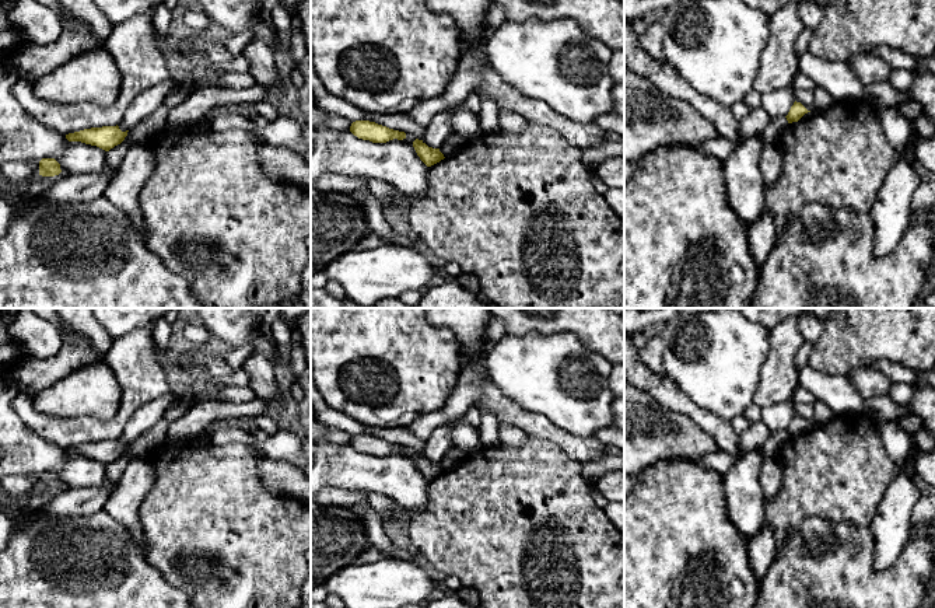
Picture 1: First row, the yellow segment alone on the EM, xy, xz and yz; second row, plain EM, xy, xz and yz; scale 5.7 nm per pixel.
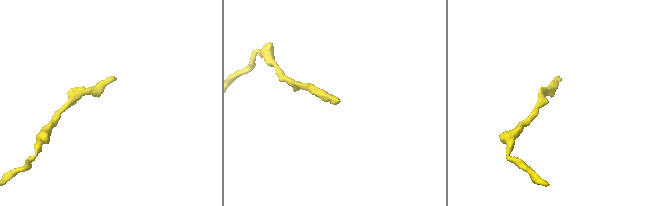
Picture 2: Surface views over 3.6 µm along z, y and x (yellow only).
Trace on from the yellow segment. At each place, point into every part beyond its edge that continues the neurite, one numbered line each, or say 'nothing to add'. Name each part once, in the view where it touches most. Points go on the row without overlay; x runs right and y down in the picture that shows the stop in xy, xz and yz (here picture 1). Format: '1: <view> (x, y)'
nothing to add

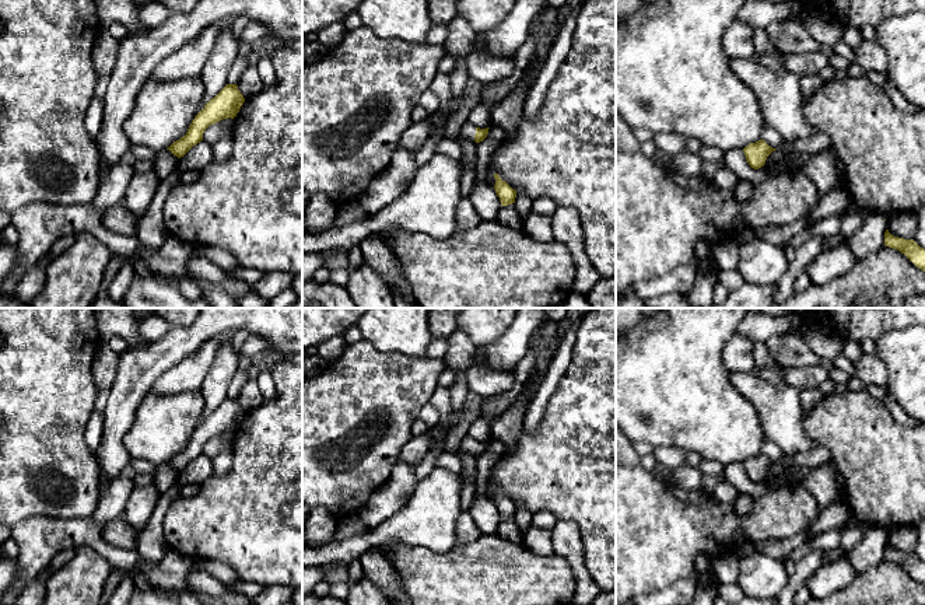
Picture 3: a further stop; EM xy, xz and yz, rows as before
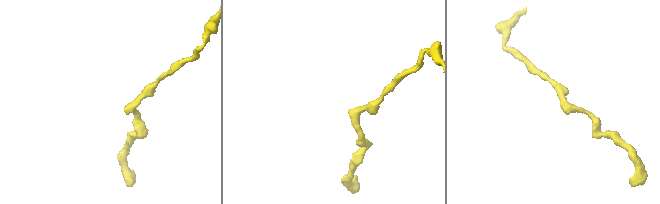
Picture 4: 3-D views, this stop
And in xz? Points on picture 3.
1: xz (468, 444)

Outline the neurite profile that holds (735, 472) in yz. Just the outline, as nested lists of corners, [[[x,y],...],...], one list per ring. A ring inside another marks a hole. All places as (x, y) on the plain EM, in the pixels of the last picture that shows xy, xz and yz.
[[[732,462],[723,465],[723,476],[729,483],[732,483],[736,487],[739,493],[750,494],[754,499],[761,497],[774,490],[793,487],[793,483],[785,483],[785,482],[761,480],[758,483],[754,483],[746,475],[746,469],[742,462]]]

